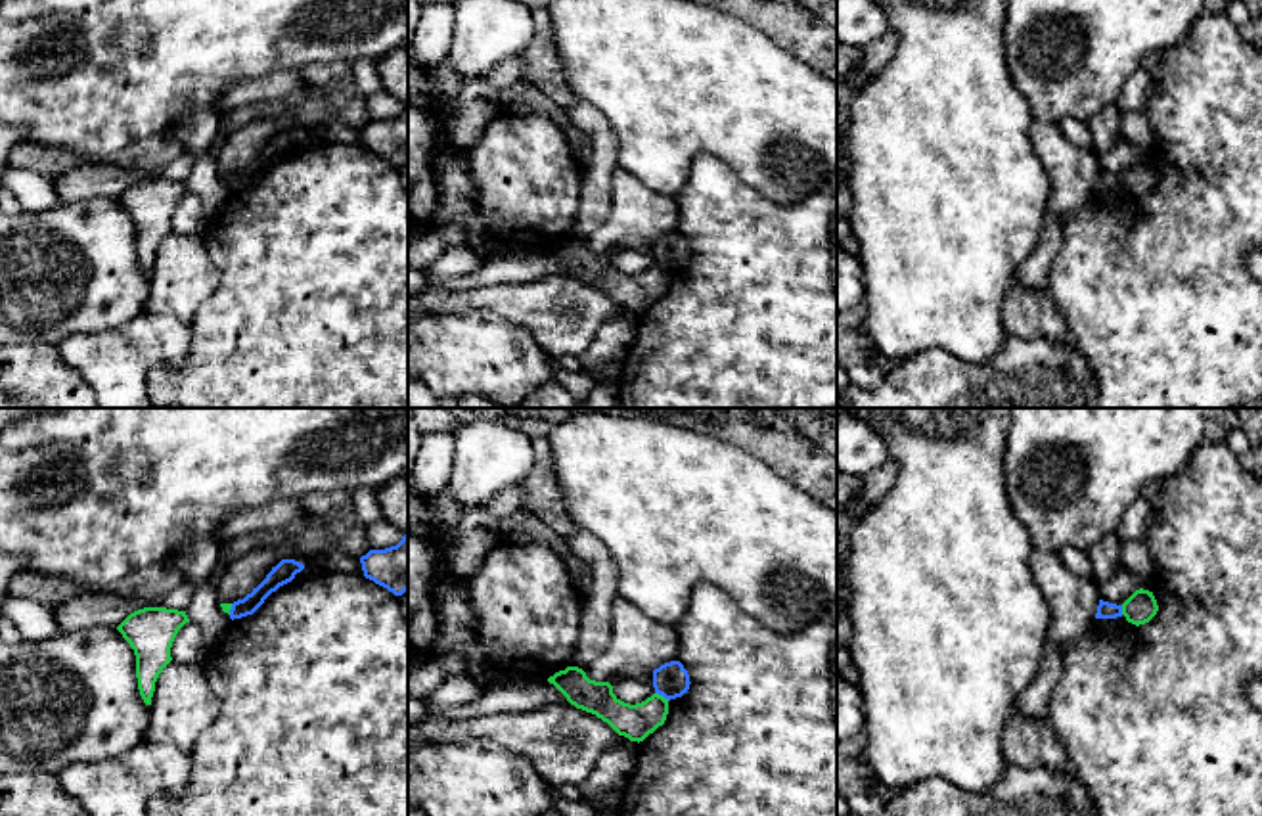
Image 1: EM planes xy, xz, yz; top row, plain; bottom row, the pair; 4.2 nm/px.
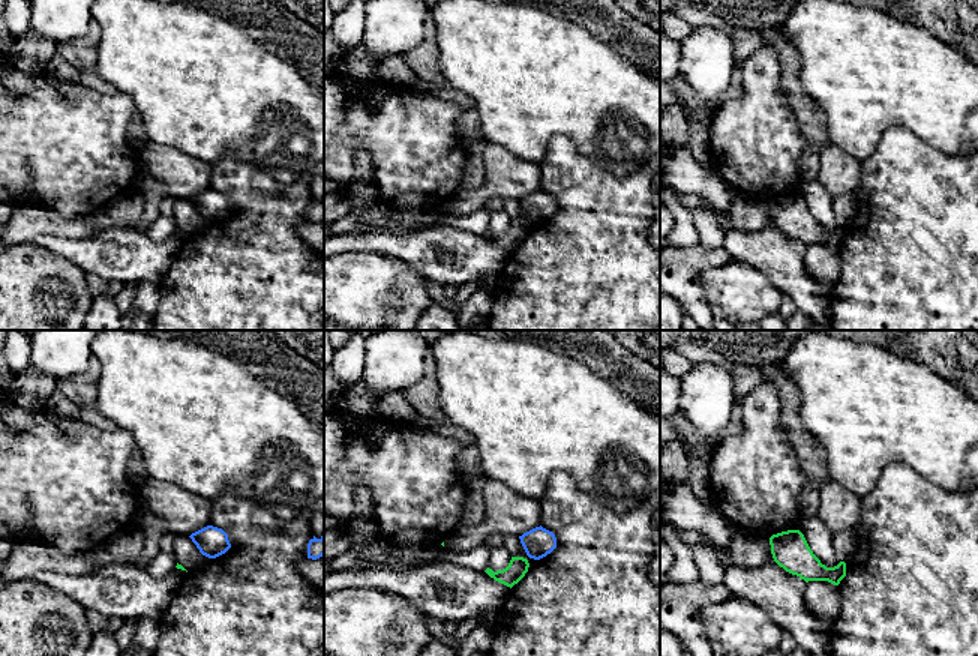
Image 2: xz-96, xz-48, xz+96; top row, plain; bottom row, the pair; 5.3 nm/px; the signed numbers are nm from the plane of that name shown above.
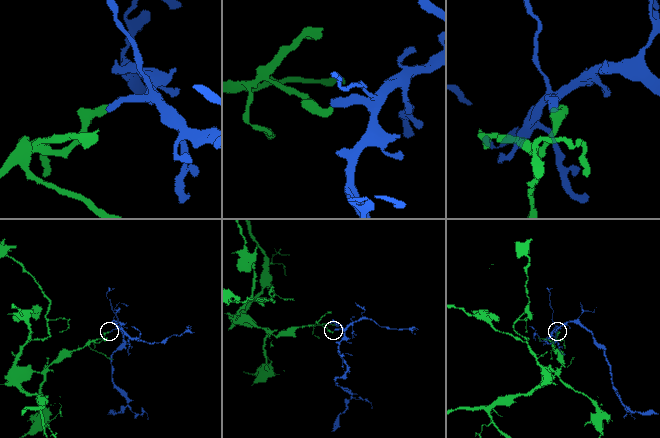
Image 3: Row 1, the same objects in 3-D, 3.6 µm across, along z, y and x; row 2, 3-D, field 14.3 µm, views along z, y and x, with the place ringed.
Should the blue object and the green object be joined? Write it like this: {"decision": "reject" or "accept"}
{"decision": "reject"}

